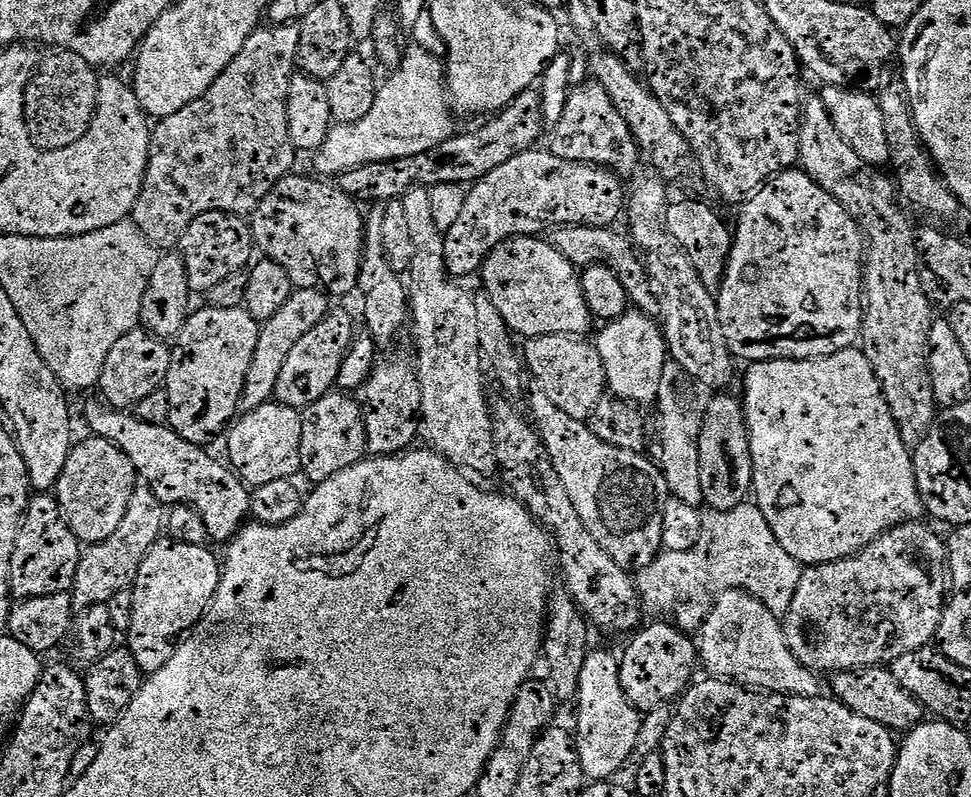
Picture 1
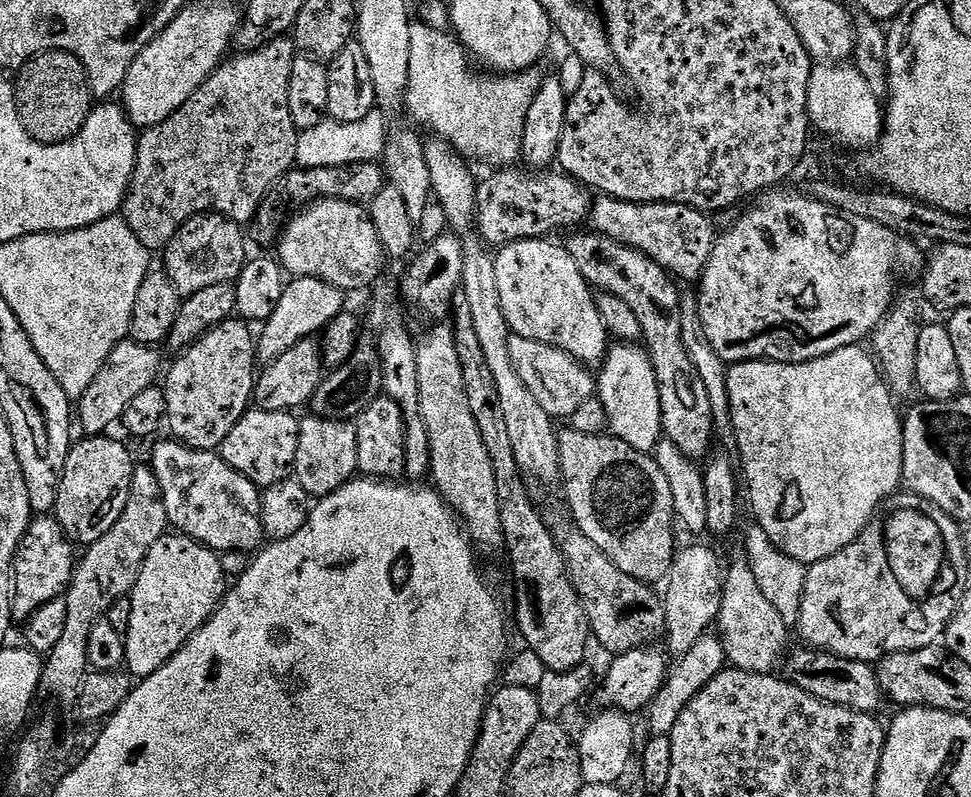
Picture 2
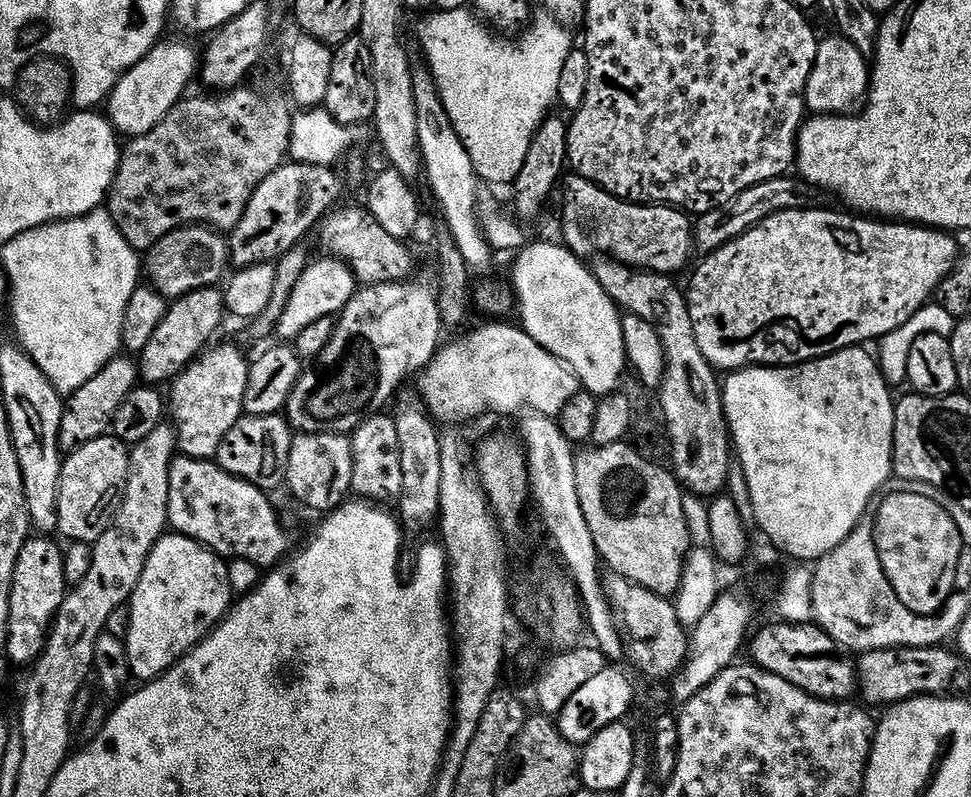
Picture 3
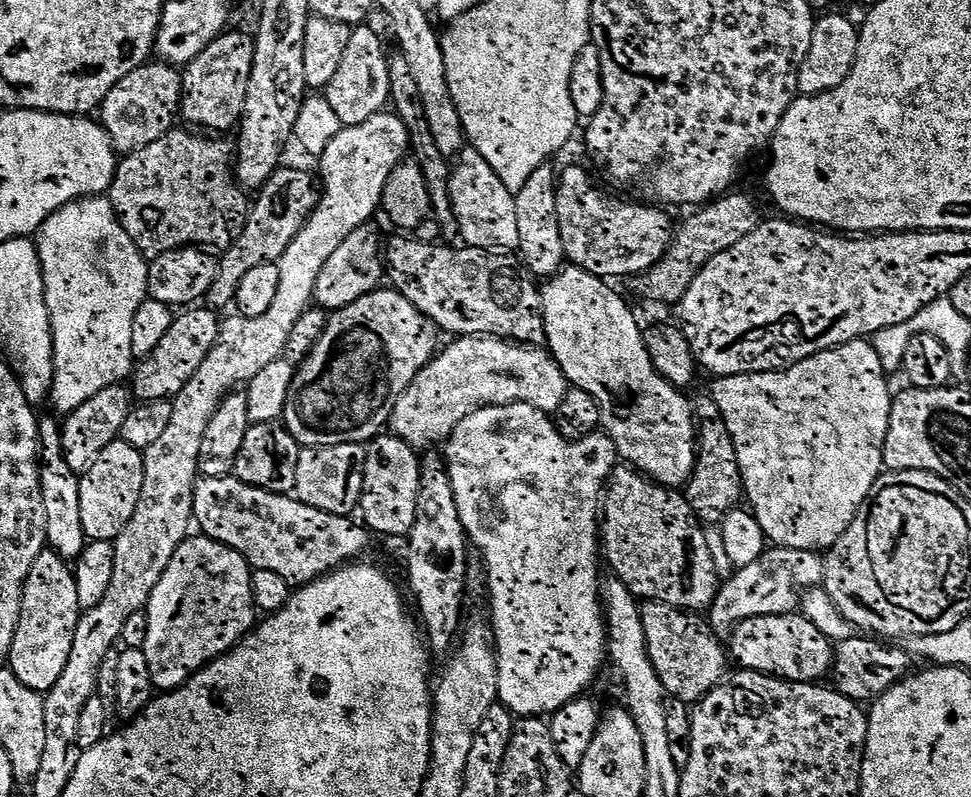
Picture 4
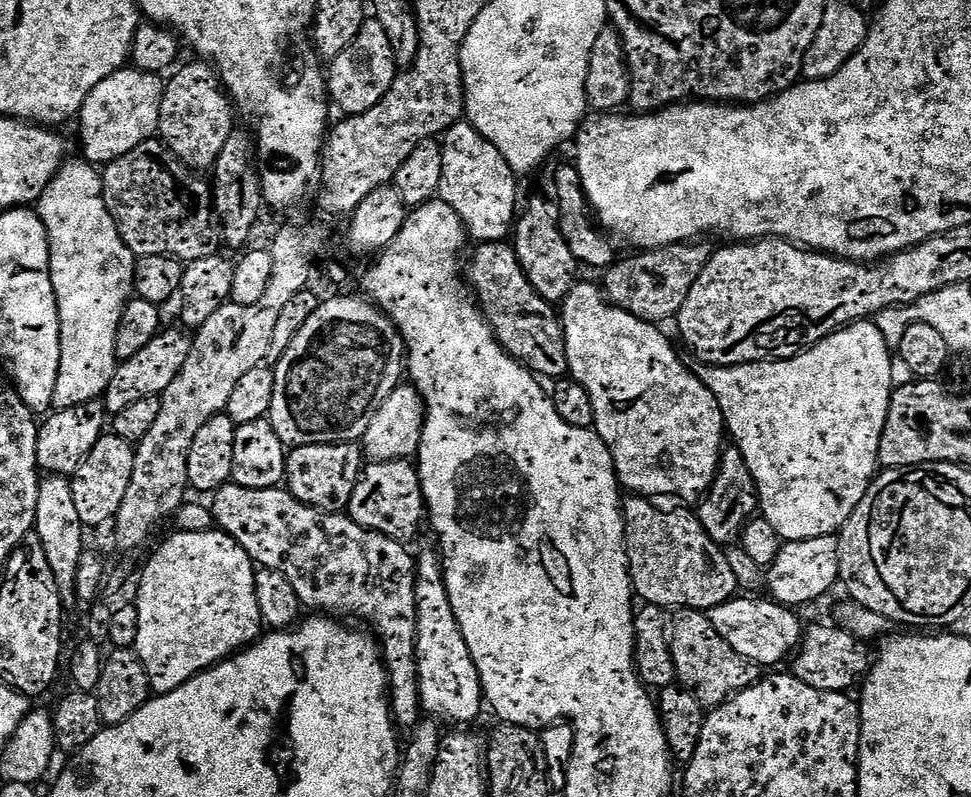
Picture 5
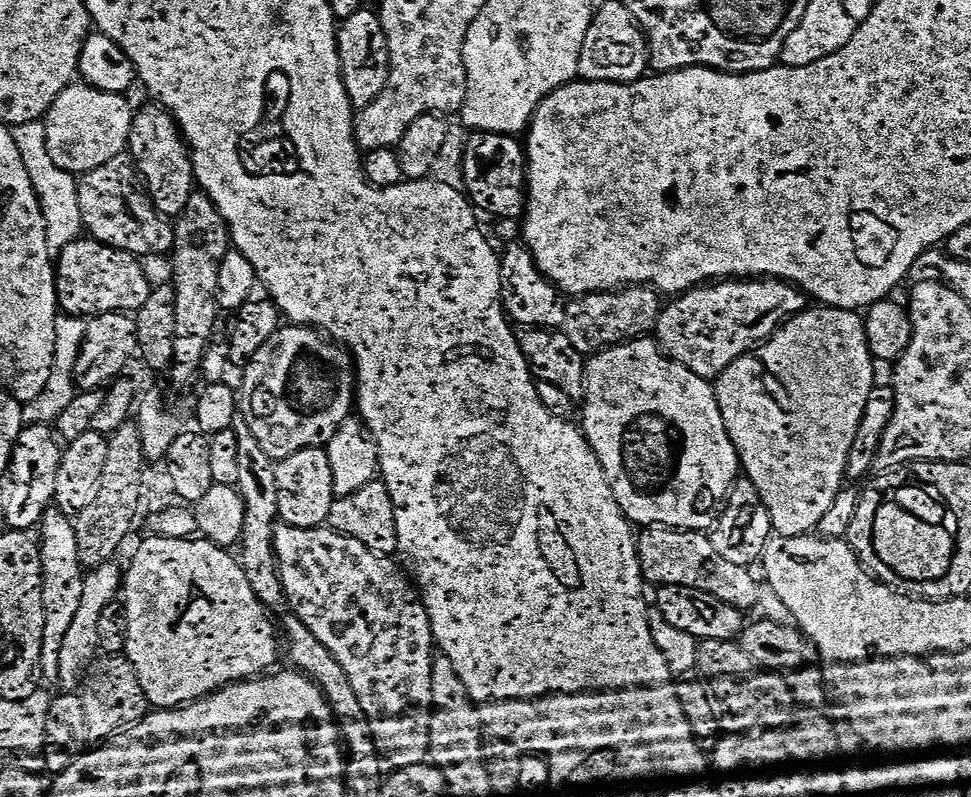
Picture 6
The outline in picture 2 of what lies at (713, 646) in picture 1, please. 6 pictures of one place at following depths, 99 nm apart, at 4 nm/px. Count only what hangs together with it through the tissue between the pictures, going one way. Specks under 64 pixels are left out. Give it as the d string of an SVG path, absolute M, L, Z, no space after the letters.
M740 546L735 550L732 564L723 575L721 608L716 628L723 644L725 659L744 672L764 675L771 673L787 649L789 627L778 610L767 601L766 594L759 589L745 547Z

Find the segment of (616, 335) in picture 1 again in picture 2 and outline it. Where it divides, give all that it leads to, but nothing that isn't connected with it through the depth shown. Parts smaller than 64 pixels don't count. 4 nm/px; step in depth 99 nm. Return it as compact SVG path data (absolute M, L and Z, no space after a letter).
M613 343L599 365L598 384L601 389L620 388L620 412L624 415L628 428L615 429L614 435L626 442L626 446L634 446L634 450L655 453L664 436L664 427L660 387L654 374L652 357L639 343Z

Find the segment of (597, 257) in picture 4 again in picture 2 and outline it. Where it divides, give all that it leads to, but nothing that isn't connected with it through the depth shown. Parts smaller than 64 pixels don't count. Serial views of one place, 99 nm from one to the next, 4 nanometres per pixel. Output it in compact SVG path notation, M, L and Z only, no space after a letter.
M603 194L592 201L590 224L595 231L606 234L606 238L614 238L614 242L622 242L654 258L654 262L667 268L673 277L692 282L699 281L706 270L718 235L713 221L701 209L688 204L635 204Z

